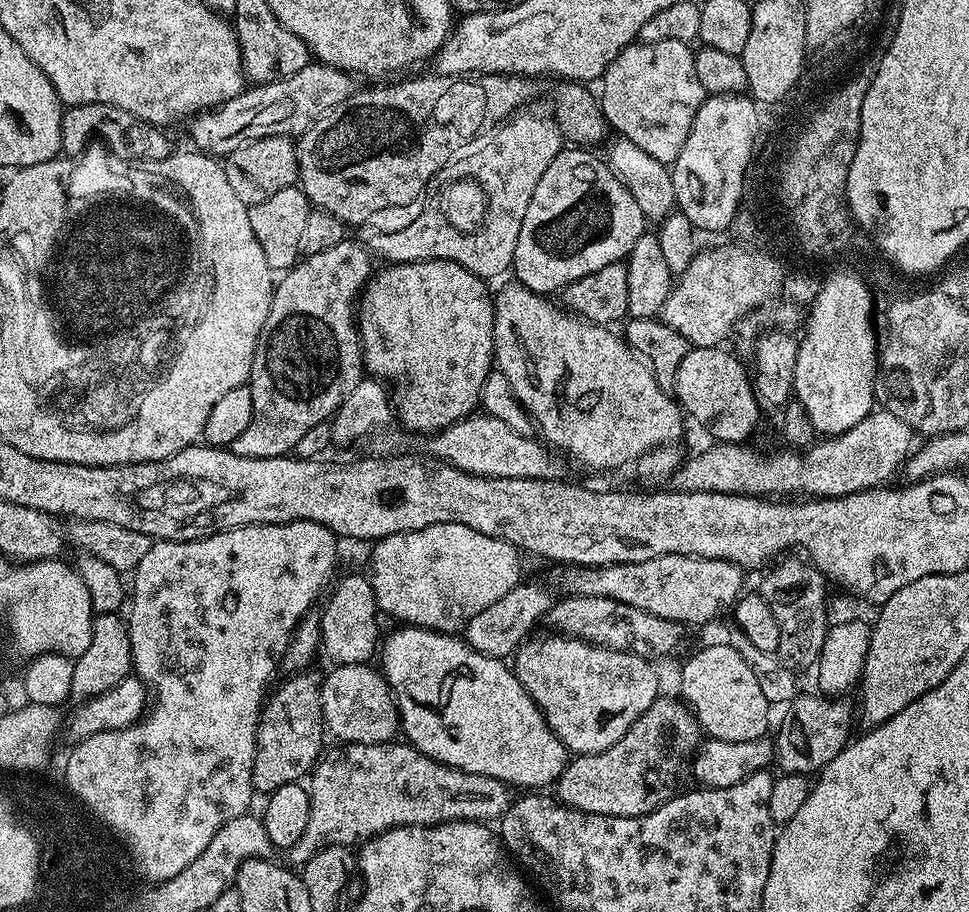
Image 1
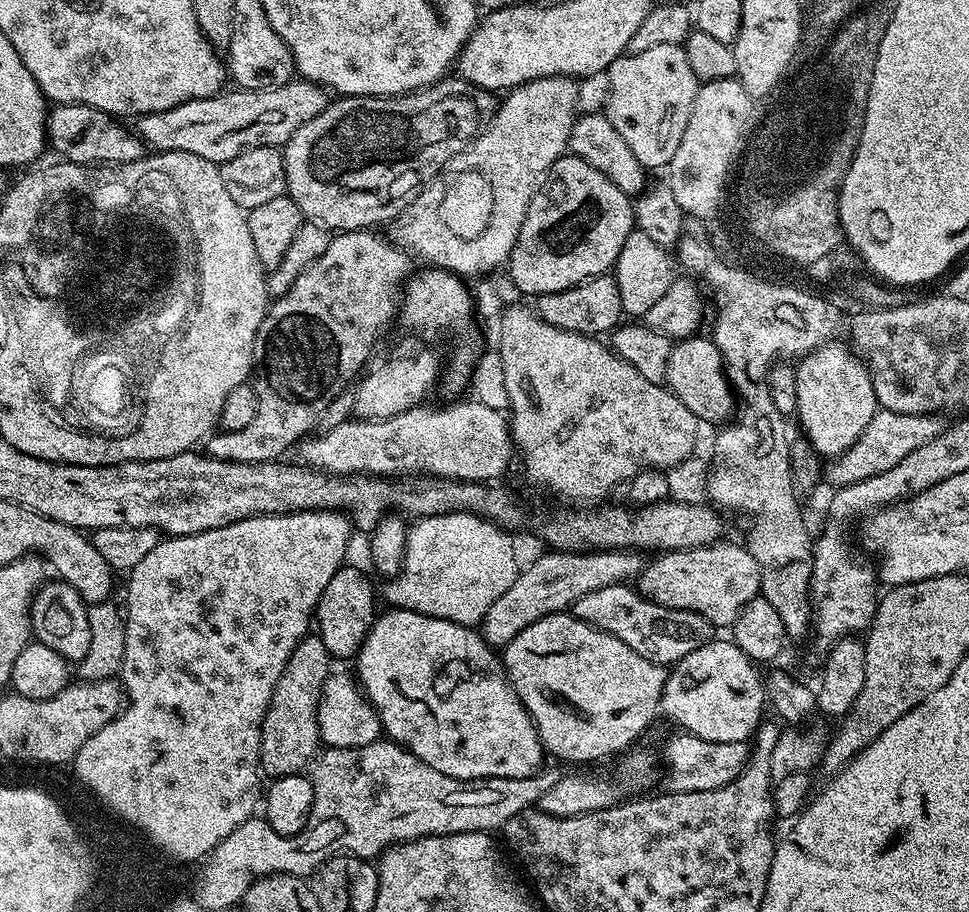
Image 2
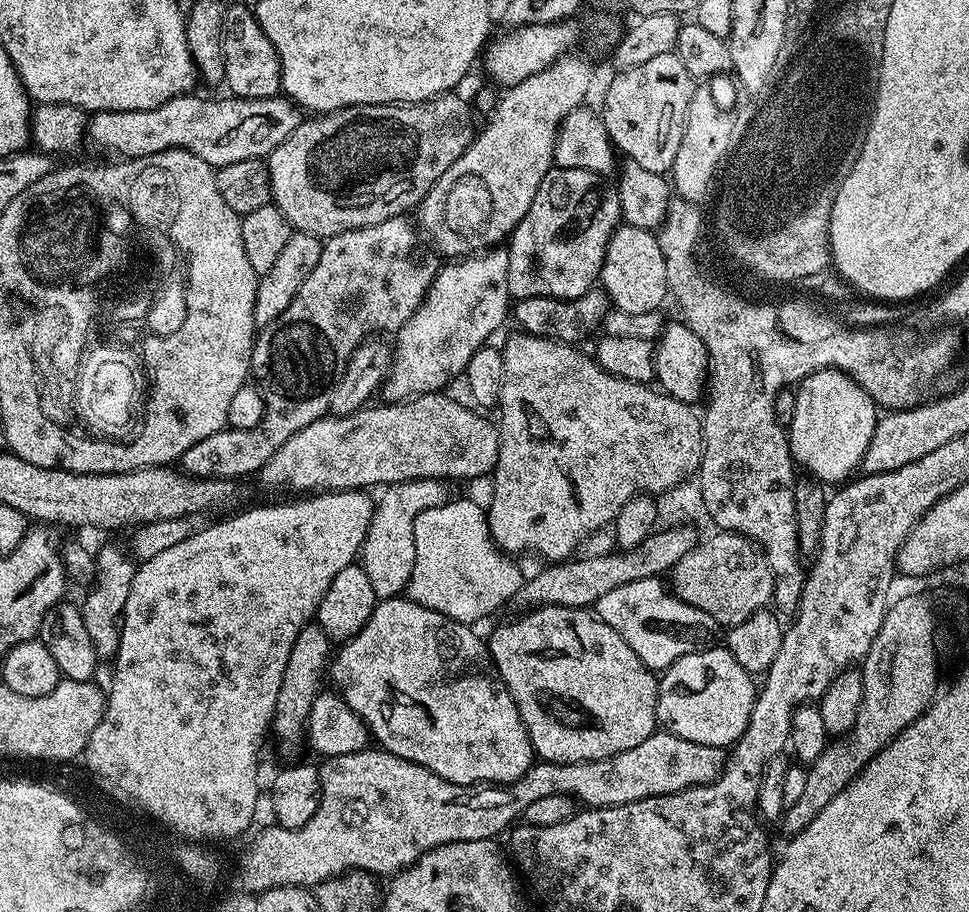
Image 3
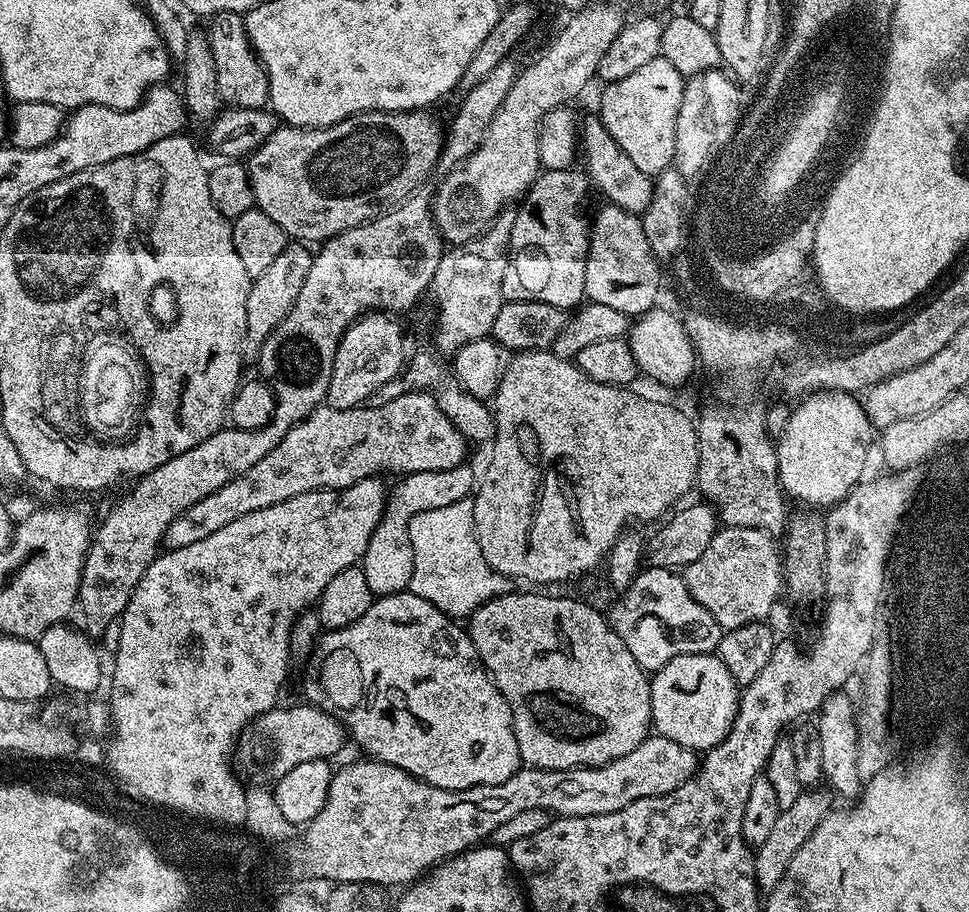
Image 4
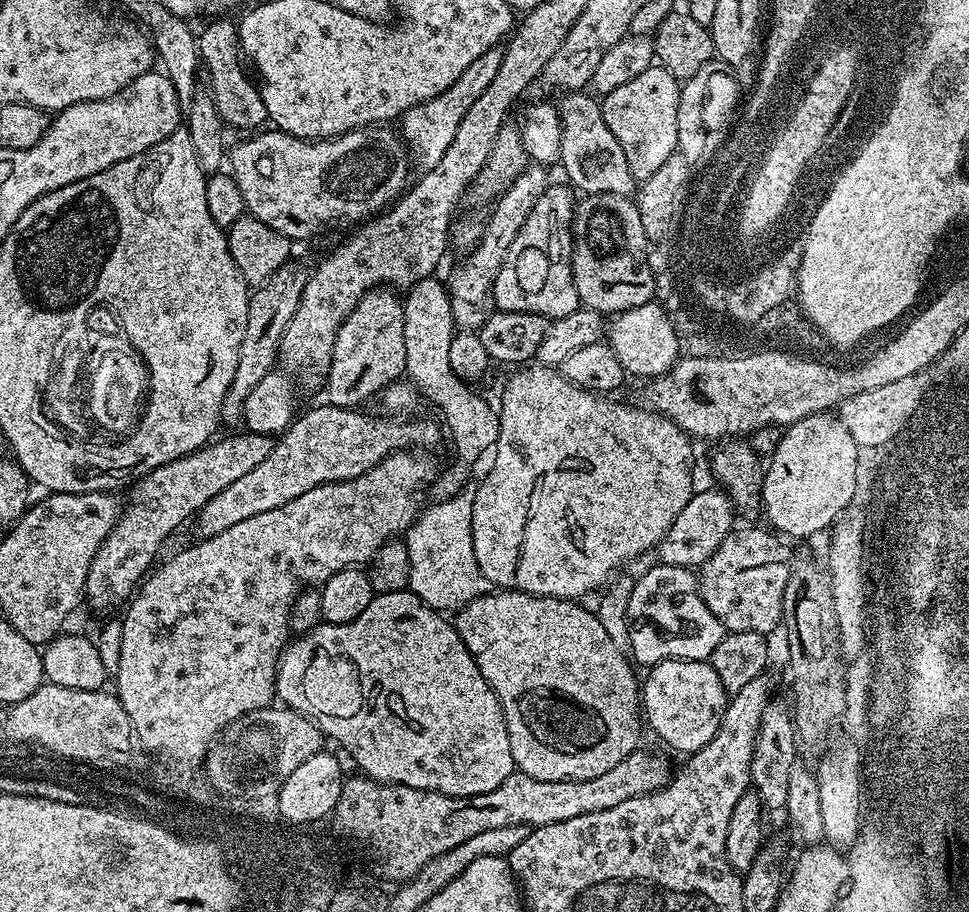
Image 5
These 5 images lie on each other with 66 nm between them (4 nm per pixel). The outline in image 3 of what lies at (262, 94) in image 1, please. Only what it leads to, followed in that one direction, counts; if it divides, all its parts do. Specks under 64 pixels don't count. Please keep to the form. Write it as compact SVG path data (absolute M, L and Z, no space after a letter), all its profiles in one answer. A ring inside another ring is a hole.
M196 95L175 96L162 106L154 106L154 110L97 112L89 119L87 139L108 152L121 152L124 158L184 148L217 169L243 160L267 158L302 122L301 109L283 95L257 100L203 100Z

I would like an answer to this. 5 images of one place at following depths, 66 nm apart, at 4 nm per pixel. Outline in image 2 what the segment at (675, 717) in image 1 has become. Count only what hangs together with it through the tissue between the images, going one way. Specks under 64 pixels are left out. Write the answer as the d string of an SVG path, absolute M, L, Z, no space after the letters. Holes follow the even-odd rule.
M629 751L619 757L620 765L613 776L606 772L588 772L592 770L572 770L569 776L561 775L560 780L554 782L554 786L550 786L546 794L542 794L538 801L539 811L547 812L549 816L578 816L581 812L601 812L604 808L621 803L622 798L629 794L640 794L648 790L643 788L648 788L655 782L656 770L653 765L655 762L657 765L658 760L646 752L636 751Z

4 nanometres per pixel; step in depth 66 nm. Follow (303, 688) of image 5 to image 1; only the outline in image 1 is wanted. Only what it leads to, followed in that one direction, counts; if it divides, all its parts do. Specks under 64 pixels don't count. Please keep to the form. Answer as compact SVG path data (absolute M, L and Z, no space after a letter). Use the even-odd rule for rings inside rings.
M400 626L397 632L392 632L383 637L378 648L379 671L392 689L392 695L396 697L396 709L400 712L400 726L402 736L407 743L414 748L419 748L422 754L426 754L431 760L436 760L440 764L445 764L451 768L457 768L470 774L482 774L495 780L500 780L506 785L524 788L520 790L544 790L547 786L555 785L556 781L566 770L570 759L568 747L552 733L552 727L546 722L546 718L540 712L540 707L532 701L532 696L518 682L515 671L511 667L507 668L504 660L496 660L493 656L483 656L471 648L467 640L456 634L447 632L435 632L433 628L414 628L411 626Z

